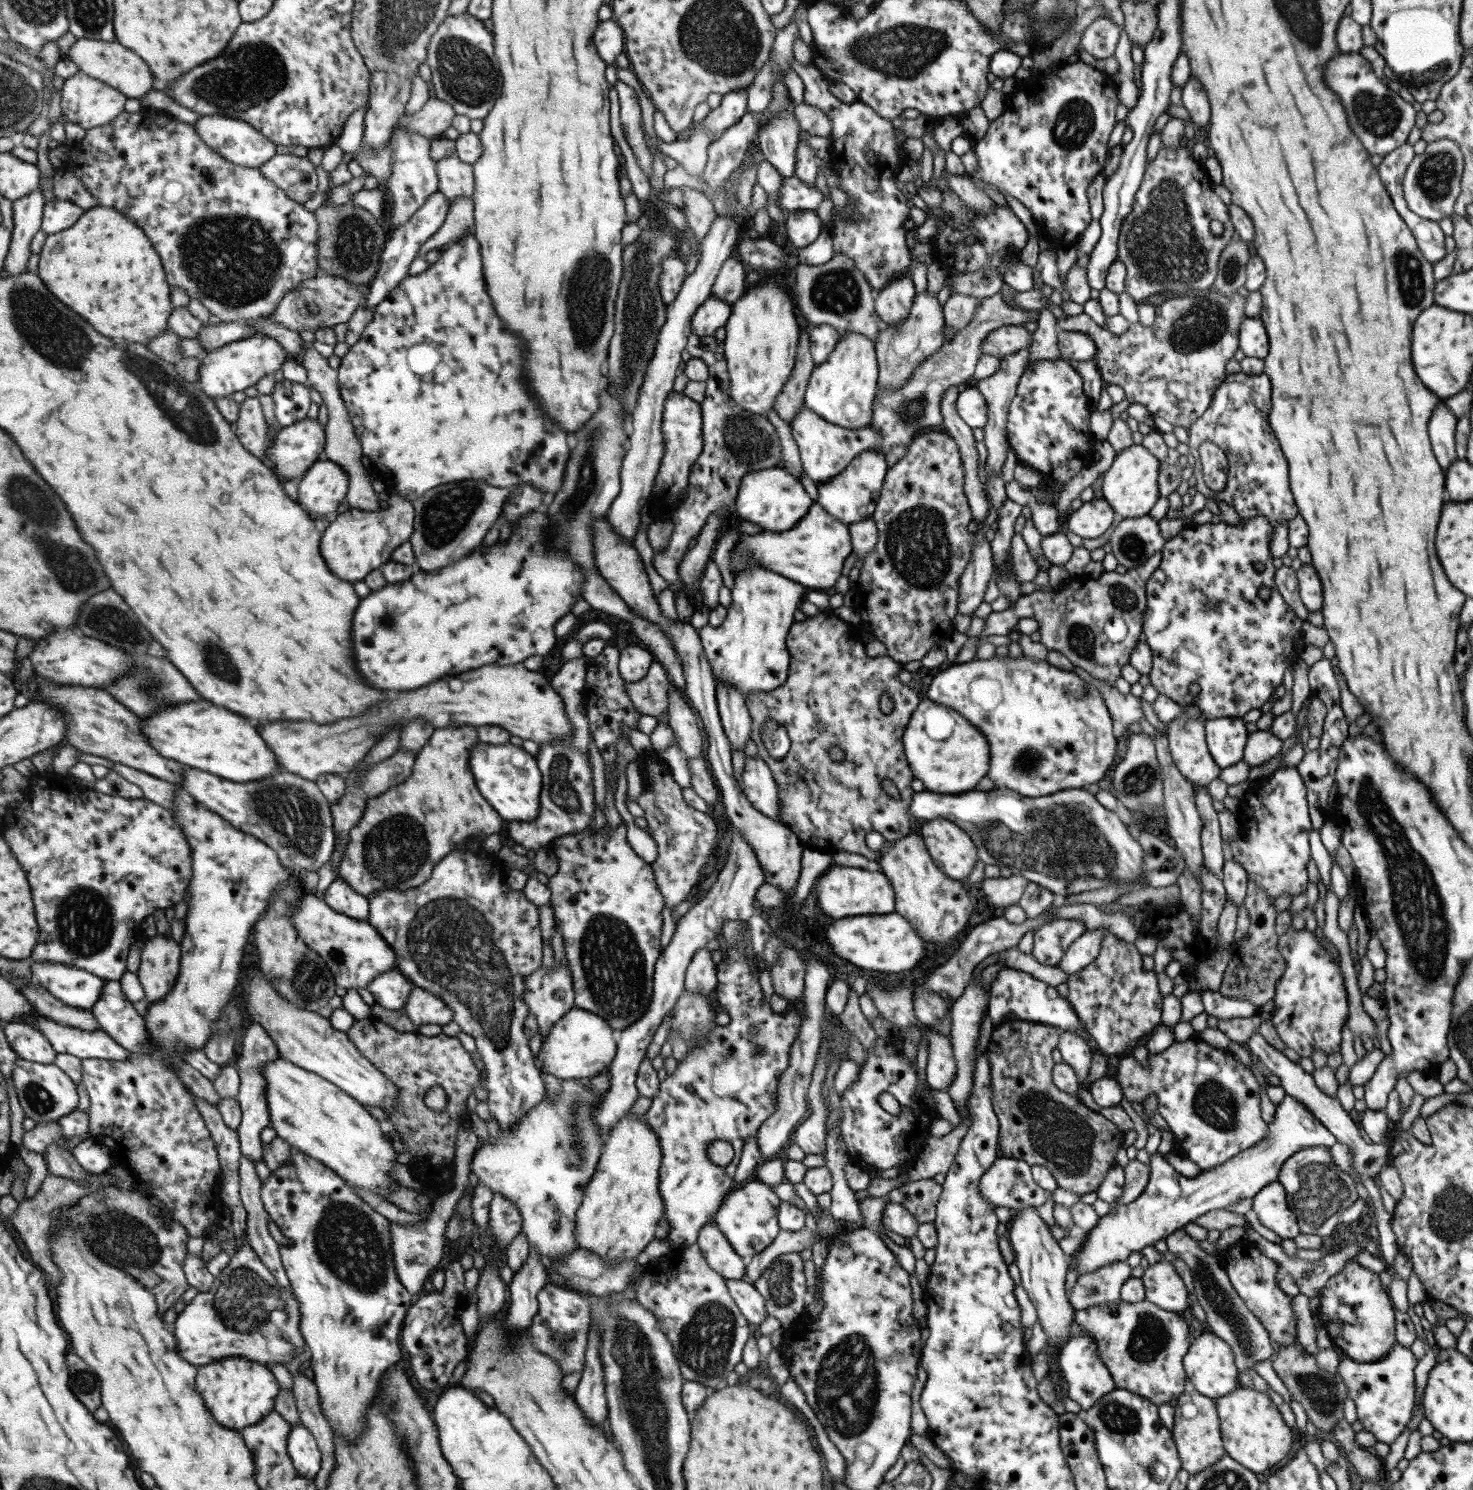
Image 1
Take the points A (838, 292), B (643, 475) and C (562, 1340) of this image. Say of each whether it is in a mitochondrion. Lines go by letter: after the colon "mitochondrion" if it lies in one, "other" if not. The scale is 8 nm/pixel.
A: mitochondrion
B: other
C: mitochondrion

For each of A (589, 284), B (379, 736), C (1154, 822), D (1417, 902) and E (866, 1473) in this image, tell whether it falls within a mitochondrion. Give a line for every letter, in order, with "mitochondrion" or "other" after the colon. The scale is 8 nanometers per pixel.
A: mitochondrion
B: other
C: mitochondrion
D: mitochondrion
E: other

